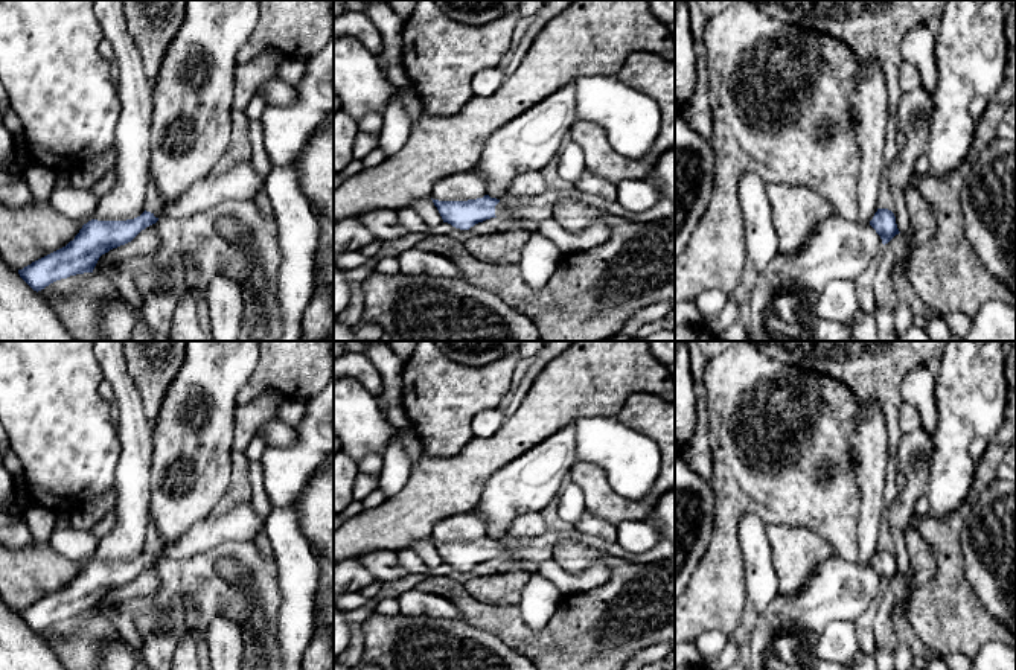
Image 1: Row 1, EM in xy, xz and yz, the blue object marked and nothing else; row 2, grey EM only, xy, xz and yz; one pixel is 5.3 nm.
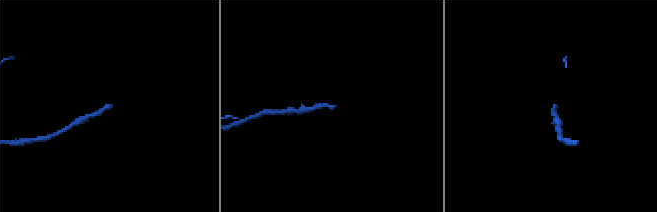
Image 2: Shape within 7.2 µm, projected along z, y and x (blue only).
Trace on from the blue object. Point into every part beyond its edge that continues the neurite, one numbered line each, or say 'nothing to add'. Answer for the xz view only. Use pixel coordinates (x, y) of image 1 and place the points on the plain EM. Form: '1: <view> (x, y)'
1: xz (500, 550)

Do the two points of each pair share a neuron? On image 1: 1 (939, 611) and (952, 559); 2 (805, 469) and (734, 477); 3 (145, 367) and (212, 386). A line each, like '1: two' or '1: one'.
1: one
2: one
3: two

